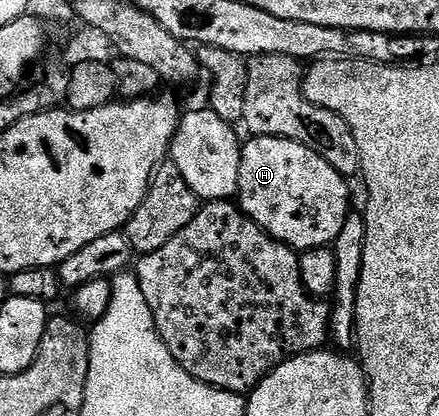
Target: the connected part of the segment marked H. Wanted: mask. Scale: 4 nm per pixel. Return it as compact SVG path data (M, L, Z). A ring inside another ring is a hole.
M256 137L242 146L241 167L239 168L239 192L237 204L245 216L253 219L273 239L285 243L296 251L326 249L334 246L345 219L352 212L351 189L348 178L343 177L317 151L307 145L284 137Z

